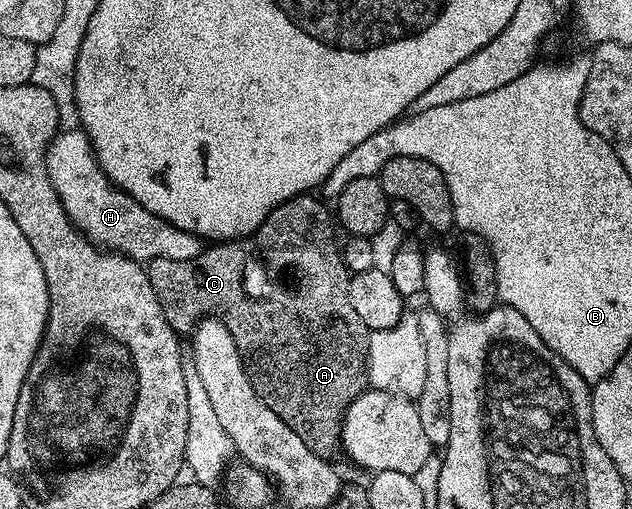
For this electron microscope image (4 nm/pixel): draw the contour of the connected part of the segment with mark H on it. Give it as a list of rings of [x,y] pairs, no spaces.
[[[58,130],[49,142],[49,148],[45,151],[45,168],[47,169],[47,177],[67,213],[67,217],[98,247],[138,261],[151,259],[187,261],[201,254],[203,240],[198,235],[192,235],[167,221],[163,221],[163,217],[155,217],[155,213],[147,213],[147,209],[143,209],[143,205],[139,205],[139,201],[135,201],[135,197],[131,197],[127,192],[118,189],[106,177],[103,169],[97,163],[97,154],[94,153],[93,145],[89,142],[89,137],[84,130]]]

